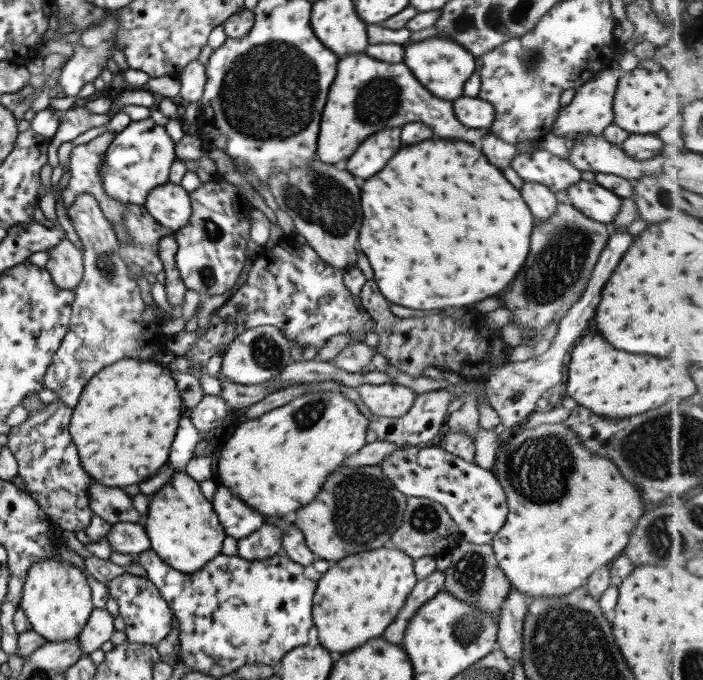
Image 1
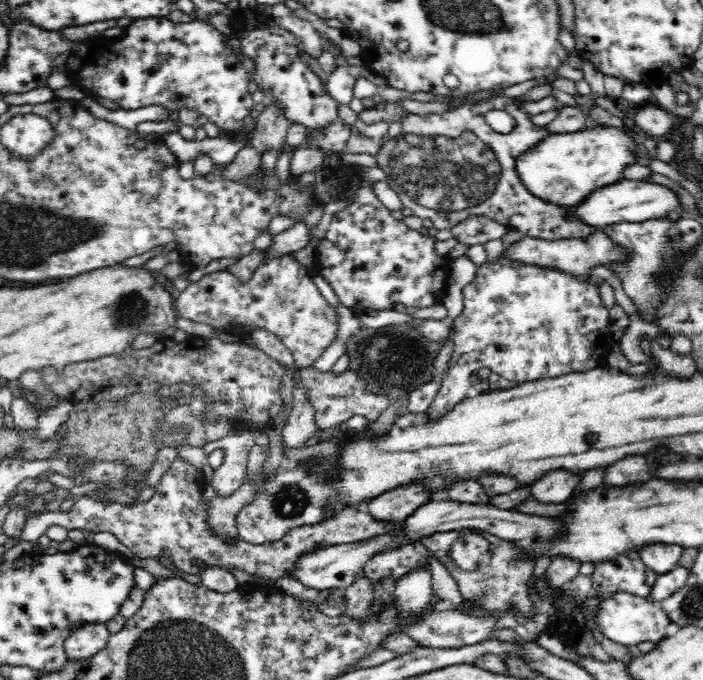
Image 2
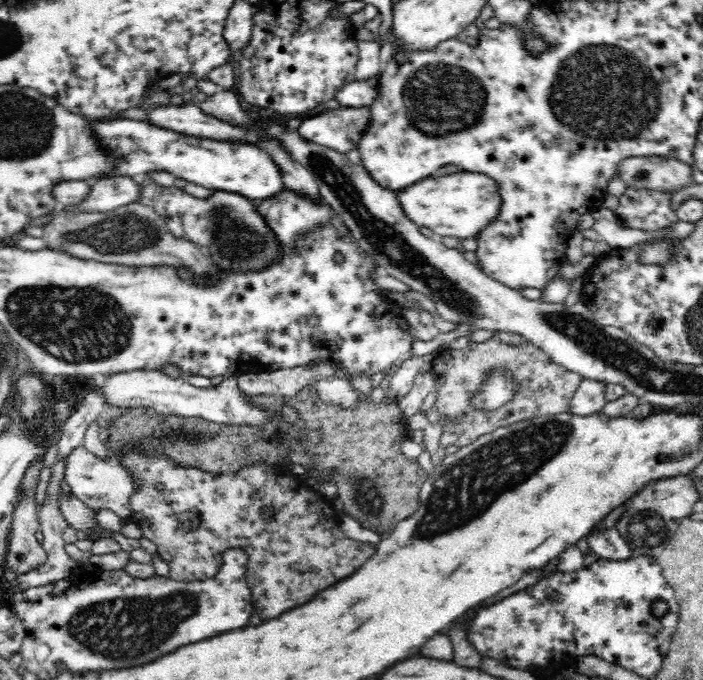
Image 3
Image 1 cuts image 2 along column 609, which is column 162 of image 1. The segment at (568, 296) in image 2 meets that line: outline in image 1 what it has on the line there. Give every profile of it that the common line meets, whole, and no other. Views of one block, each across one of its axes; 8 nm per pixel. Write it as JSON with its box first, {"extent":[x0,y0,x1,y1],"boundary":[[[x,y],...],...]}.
{"extent":[43,194,171,408],"boundary":[[[79,194],[73,204],[66,207],[69,224],[73,226],[77,238],[81,243],[82,254],[82,276],[77,286],[73,289],[74,300],[70,307],[70,319],[68,330],[65,332],[61,343],[47,366],[43,377],[43,388],[49,388],[57,394],[59,401],[73,408],[81,394],[83,386],[91,376],[99,373],[104,367],[117,363],[122,359],[134,359],[139,361],[151,361],[155,354],[168,350],[167,344],[171,342],[170,336],[165,336],[161,331],[164,326],[164,318],[156,316],[156,313],[143,304],[139,287],[135,279],[131,277],[125,261],[119,256],[119,240],[111,223],[101,212],[97,200],[90,194]]]}

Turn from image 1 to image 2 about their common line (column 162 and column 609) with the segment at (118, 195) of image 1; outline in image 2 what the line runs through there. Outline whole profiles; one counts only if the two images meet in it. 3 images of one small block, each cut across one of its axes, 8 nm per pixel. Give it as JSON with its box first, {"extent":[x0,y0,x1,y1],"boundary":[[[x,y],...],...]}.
{"extent":[514,124,638,208],"boundary":[[[599,124],[593,129],[584,128],[578,132],[550,133],[540,142],[536,142],[532,148],[528,148],[524,154],[520,154],[514,160],[514,165],[516,165],[522,185],[528,189],[528,192],[540,197],[544,202],[568,208],[580,204],[582,200],[586,199],[586,196],[591,194],[592,190],[620,181],[624,166],[636,164],[634,154],[638,154],[636,144],[626,132]]]}

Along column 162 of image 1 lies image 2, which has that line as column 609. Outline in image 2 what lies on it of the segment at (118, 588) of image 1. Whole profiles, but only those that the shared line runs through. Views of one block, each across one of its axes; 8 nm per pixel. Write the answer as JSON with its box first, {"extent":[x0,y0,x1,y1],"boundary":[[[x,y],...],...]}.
{"extent":[596,592,671,648],"boundary":[[[617,592],[609,599],[602,599],[596,622],[602,634],[614,642],[636,648],[641,642],[658,644],[666,637],[666,628],[671,622],[658,601],[636,596],[628,592]]]}

